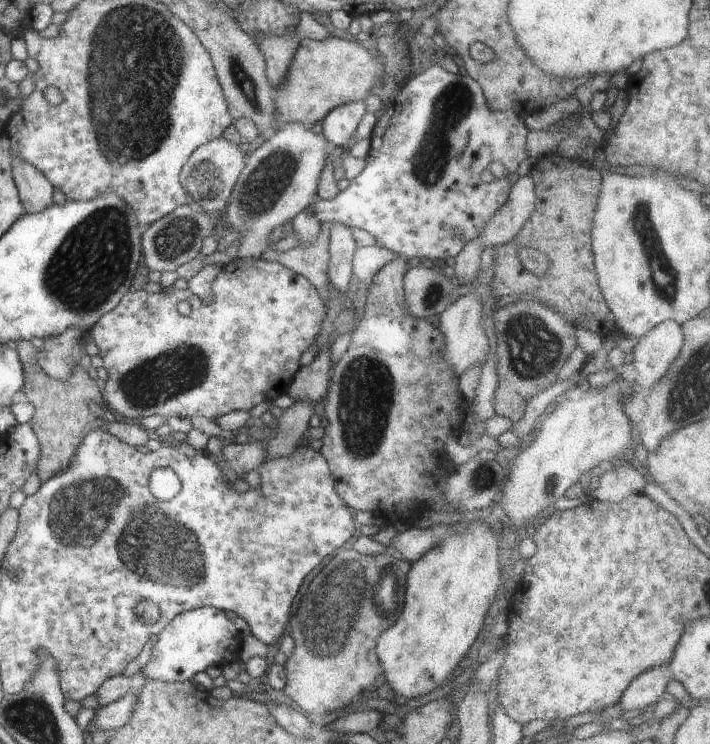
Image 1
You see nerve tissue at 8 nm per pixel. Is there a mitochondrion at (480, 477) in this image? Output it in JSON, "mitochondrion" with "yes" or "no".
{"mitochondrion":"yes"}

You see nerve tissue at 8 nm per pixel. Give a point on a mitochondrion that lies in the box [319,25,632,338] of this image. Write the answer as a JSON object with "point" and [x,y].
{"point":[429,162]}

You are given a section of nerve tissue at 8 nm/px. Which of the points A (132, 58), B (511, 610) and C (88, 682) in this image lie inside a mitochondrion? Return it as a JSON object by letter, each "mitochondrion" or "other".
{"A":"mitochondrion","B":"other","C":"other"}

